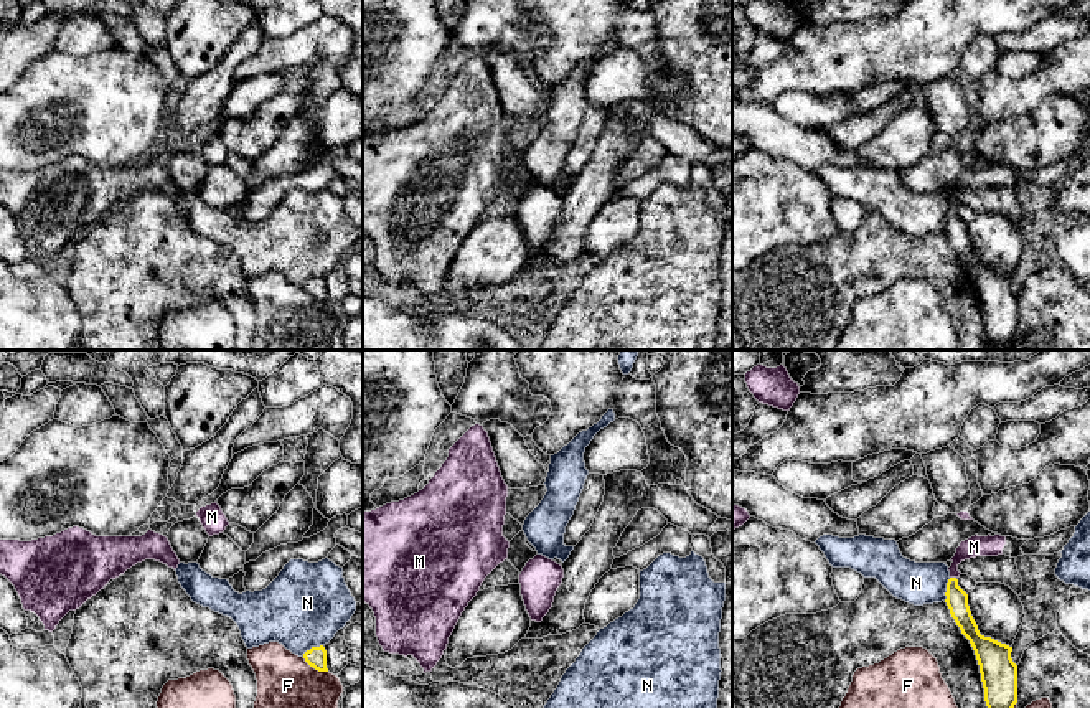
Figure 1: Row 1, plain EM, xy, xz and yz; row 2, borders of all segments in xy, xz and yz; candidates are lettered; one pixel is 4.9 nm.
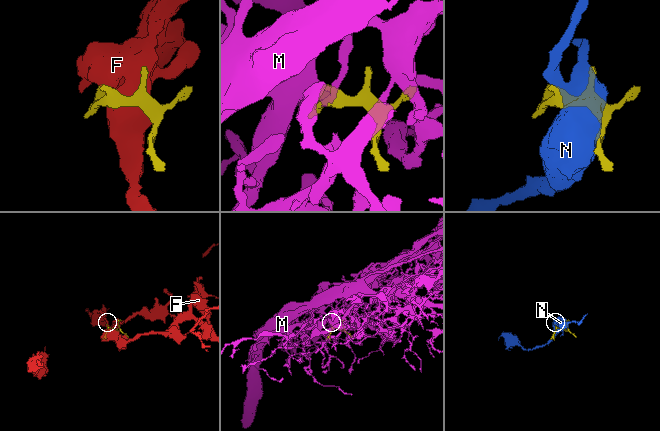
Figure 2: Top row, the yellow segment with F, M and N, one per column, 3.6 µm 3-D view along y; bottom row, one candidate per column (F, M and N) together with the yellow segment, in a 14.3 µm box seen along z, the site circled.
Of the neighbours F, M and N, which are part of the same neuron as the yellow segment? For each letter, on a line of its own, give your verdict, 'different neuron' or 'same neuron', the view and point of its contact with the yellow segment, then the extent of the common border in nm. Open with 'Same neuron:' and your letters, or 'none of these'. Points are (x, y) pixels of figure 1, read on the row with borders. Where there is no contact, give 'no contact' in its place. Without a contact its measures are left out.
Same neuron: M
F: different neuron | xy (315, 669) | 150 nm
M: same neuron | yz (953, 578) | 30 nm
N: different neuron | yz (947, 590) | 120 nm

